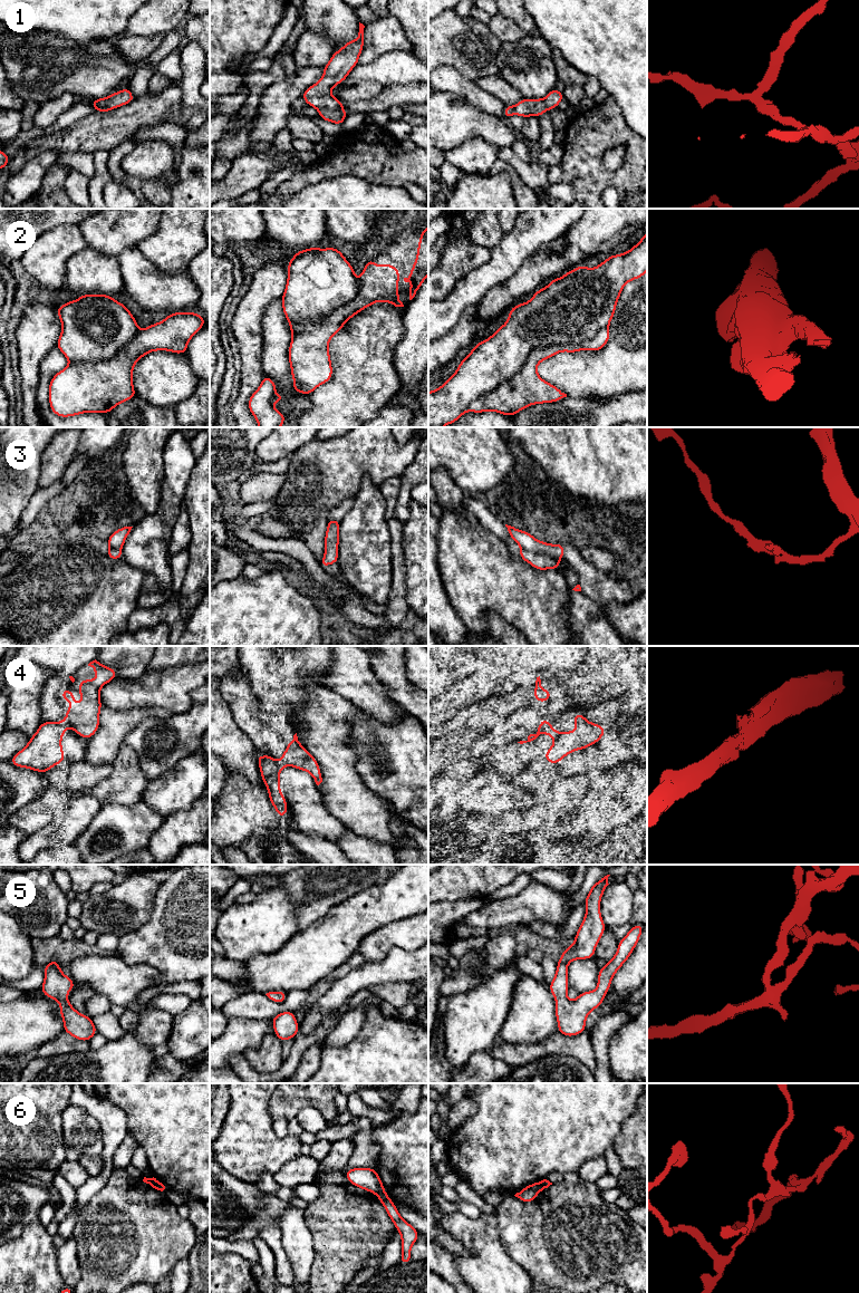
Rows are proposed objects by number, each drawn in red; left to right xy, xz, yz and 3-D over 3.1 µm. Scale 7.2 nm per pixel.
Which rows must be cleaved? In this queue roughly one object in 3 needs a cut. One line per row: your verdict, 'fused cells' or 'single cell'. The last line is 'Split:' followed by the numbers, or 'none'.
1: single cell
2: single cell
3: fused cells
4: fused cells
5: single cell
6: fused cells
Split: 3, 4, 6

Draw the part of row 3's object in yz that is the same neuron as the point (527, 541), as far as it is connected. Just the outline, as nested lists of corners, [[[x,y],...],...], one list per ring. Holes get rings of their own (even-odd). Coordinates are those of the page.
[[[505,524],[510,533],[510,538],[515,541],[521,549],[532,551],[534,553],[548,553],[554,558],[561,559],[564,554],[564,544],[550,544],[537,540],[527,531],[519,530],[514,527]]]

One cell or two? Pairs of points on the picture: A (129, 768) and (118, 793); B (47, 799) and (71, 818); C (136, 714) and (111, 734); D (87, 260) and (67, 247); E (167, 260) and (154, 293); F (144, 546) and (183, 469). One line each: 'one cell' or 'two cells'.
A: one cell
B: two cells
C: one cell
D: two cells
E: two cells
F: one cell

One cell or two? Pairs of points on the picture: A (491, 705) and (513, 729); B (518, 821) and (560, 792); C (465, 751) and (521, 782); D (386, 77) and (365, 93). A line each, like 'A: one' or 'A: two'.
A: two
B: two
C: two
D: two

